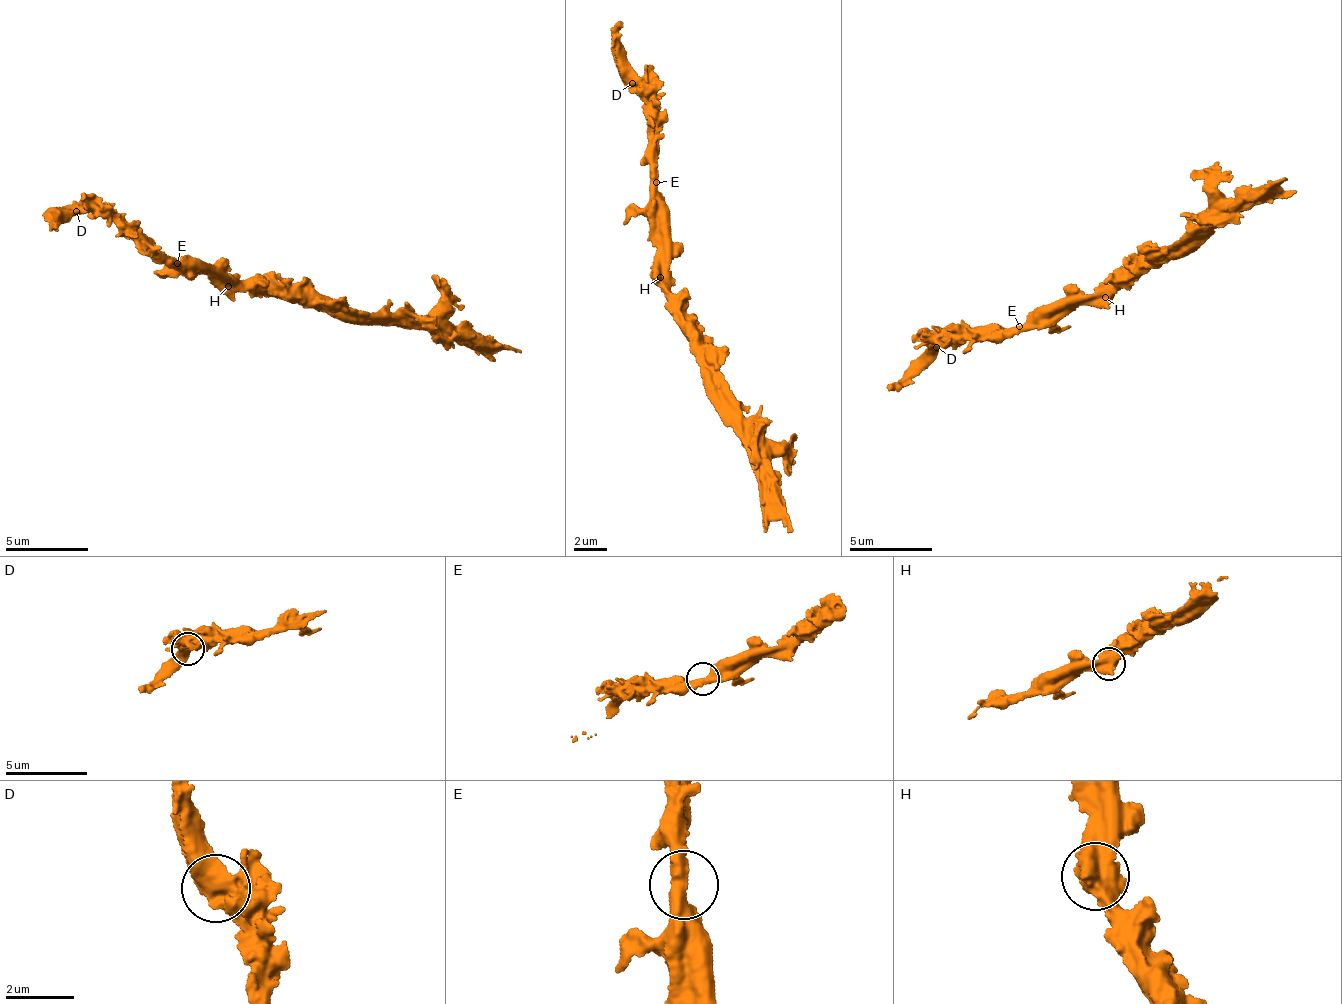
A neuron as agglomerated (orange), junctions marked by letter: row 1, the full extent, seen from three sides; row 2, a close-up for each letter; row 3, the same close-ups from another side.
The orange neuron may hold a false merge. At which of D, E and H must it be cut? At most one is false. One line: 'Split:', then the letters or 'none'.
Split: none

